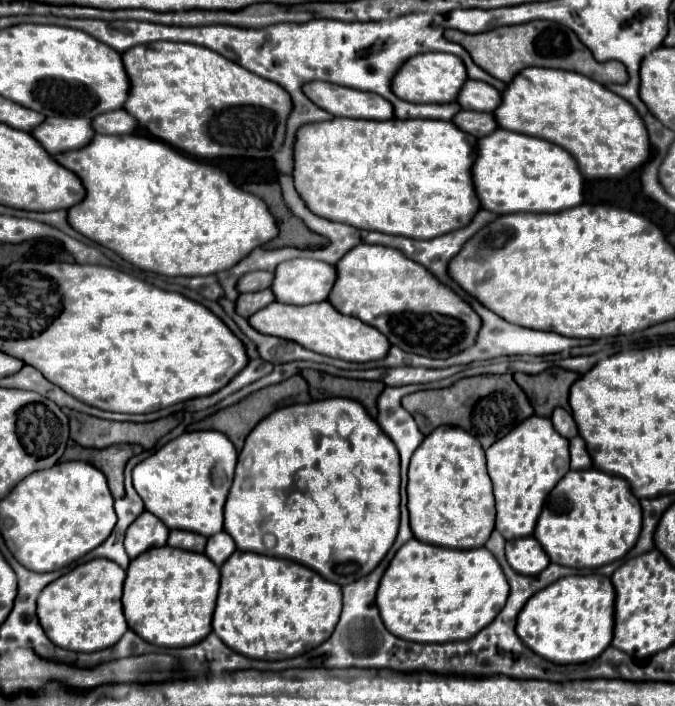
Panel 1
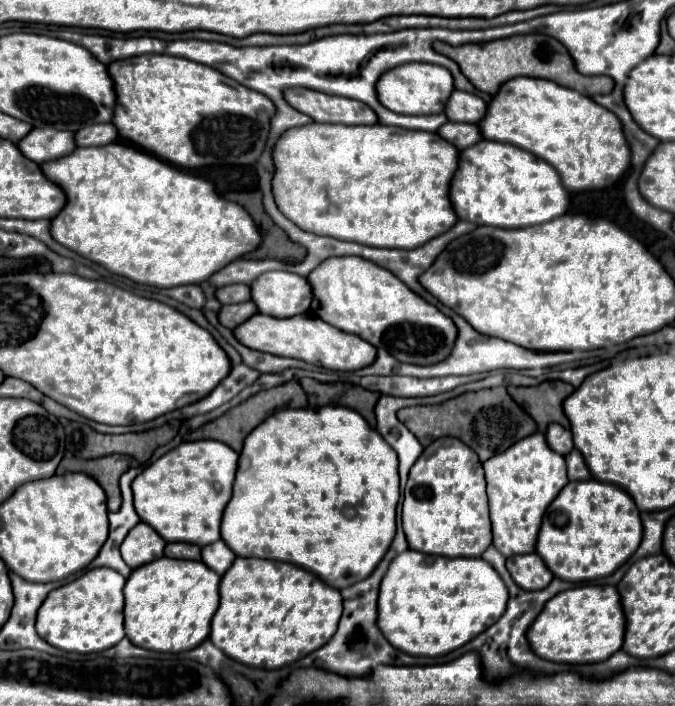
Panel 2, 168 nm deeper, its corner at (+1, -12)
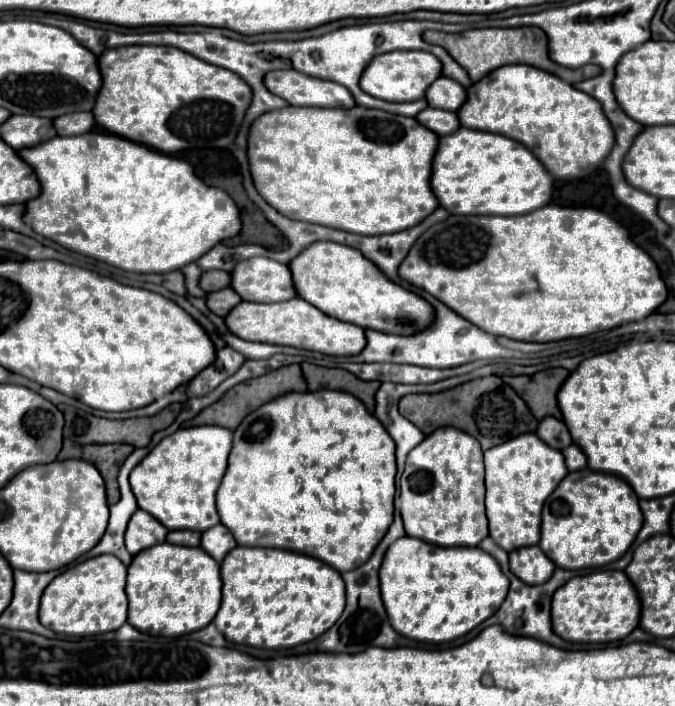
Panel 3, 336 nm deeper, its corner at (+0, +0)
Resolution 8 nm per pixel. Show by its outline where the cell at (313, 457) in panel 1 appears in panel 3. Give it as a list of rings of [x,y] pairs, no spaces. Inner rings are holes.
[[[290,392],[250,412],[234,430],[228,470],[216,494],[220,522],[242,546],[284,548],[318,558],[340,574],[362,566],[392,524],[396,492],[394,440],[348,392]]]

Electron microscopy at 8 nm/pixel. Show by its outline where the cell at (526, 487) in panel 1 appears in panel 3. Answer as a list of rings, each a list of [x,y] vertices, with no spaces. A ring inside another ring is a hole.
[[[536,432],[516,436],[484,452],[486,464],[486,514],[490,522],[490,538],[512,552],[516,548],[534,546],[540,540],[540,512],[544,500],[554,492],[568,474],[562,452],[538,440]]]

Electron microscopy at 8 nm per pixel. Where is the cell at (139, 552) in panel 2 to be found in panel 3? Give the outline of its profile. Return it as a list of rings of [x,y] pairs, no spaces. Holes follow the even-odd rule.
[[[136,510],[134,516],[128,522],[126,530],[126,550],[134,556],[140,550],[146,550],[158,542],[164,542],[168,534],[168,528],[162,526],[154,516],[150,516],[144,510]]]

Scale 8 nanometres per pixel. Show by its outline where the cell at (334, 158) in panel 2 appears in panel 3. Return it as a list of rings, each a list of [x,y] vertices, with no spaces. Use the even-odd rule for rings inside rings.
[[[288,106],[262,114],[250,128],[248,156],[250,172],[260,196],[280,214],[292,220],[304,220],[354,232],[362,236],[402,232],[424,220],[438,208],[438,198],[430,186],[432,160],[438,150],[438,136],[422,128],[416,118],[354,108],[298,108]]]

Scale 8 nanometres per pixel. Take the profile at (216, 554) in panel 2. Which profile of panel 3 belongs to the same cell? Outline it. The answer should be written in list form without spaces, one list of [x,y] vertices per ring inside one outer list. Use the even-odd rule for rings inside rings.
[[[216,524],[212,526],[210,530],[206,530],[202,534],[202,548],[216,560],[216,562],[222,562],[224,556],[236,548],[236,540],[234,536],[228,532],[228,528],[224,528],[222,524]]]

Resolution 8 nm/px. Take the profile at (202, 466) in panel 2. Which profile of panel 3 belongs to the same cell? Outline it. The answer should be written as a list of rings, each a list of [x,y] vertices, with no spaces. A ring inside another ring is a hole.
[[[222,426],[182,428],[166,436],[130,474],[130,486],[138,506],[150,512],[168,530],[204,532],[220,522],[216,490],[228,466],[232,432]]]

